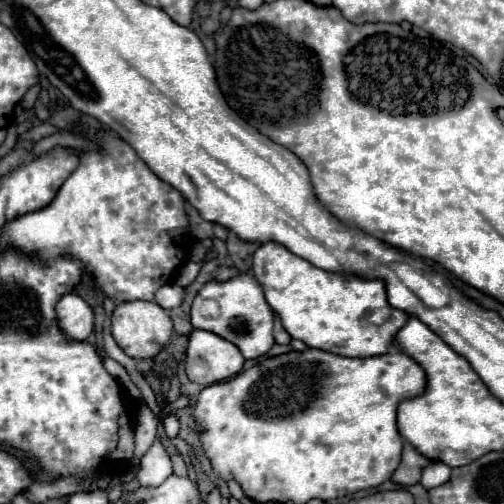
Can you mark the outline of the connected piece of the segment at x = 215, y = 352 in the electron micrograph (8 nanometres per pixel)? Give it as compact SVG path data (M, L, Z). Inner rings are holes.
M194 330L190 334L186 348L186 374L192 382L210 386L236 376L238 372L242 372L242 366L244 366L244 356L236 346L232 346L232 342L224 342L224 338L216 338L216 334L208 334L206 330Z

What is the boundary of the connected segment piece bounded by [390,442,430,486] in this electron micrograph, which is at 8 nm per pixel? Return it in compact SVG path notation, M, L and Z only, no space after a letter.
M404 442L400 466L394 470L394 474L392 474L390 480L394 484L400 484L400 486L412 486L412 484L420 482L420 474L424 470L424 466L428 466L428 464L430 464L428 458L424 458L408 442Z

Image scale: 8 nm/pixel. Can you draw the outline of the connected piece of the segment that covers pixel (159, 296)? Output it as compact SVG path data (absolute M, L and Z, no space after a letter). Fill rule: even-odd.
M164 284L156 292L156 304L160 304L164 310L180 306L182 300L184 300L184 288L180 288L178 284Z

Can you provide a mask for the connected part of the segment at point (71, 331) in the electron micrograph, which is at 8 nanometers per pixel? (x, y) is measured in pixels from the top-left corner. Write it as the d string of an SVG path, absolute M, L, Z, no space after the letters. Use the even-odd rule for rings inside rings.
M66 294L56 304L58 328L74 342L84 342L94 330L92 308L76 294Z

